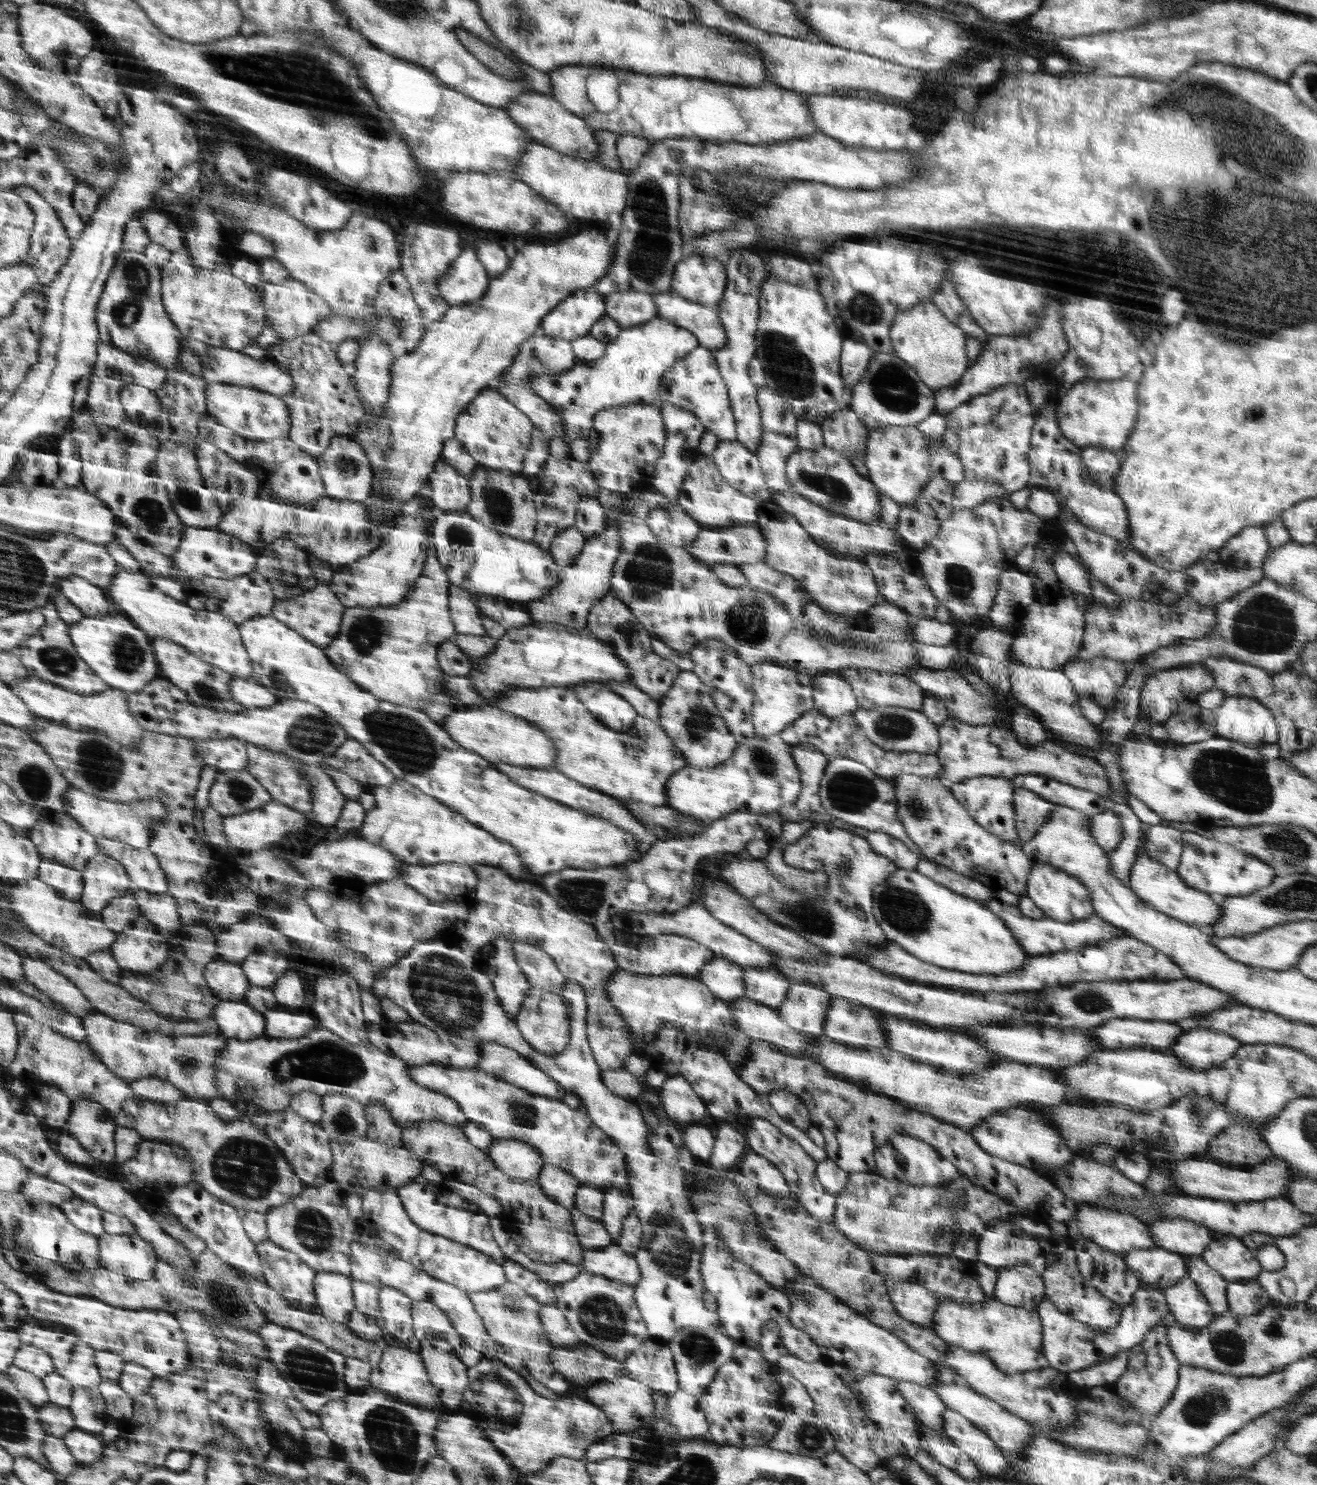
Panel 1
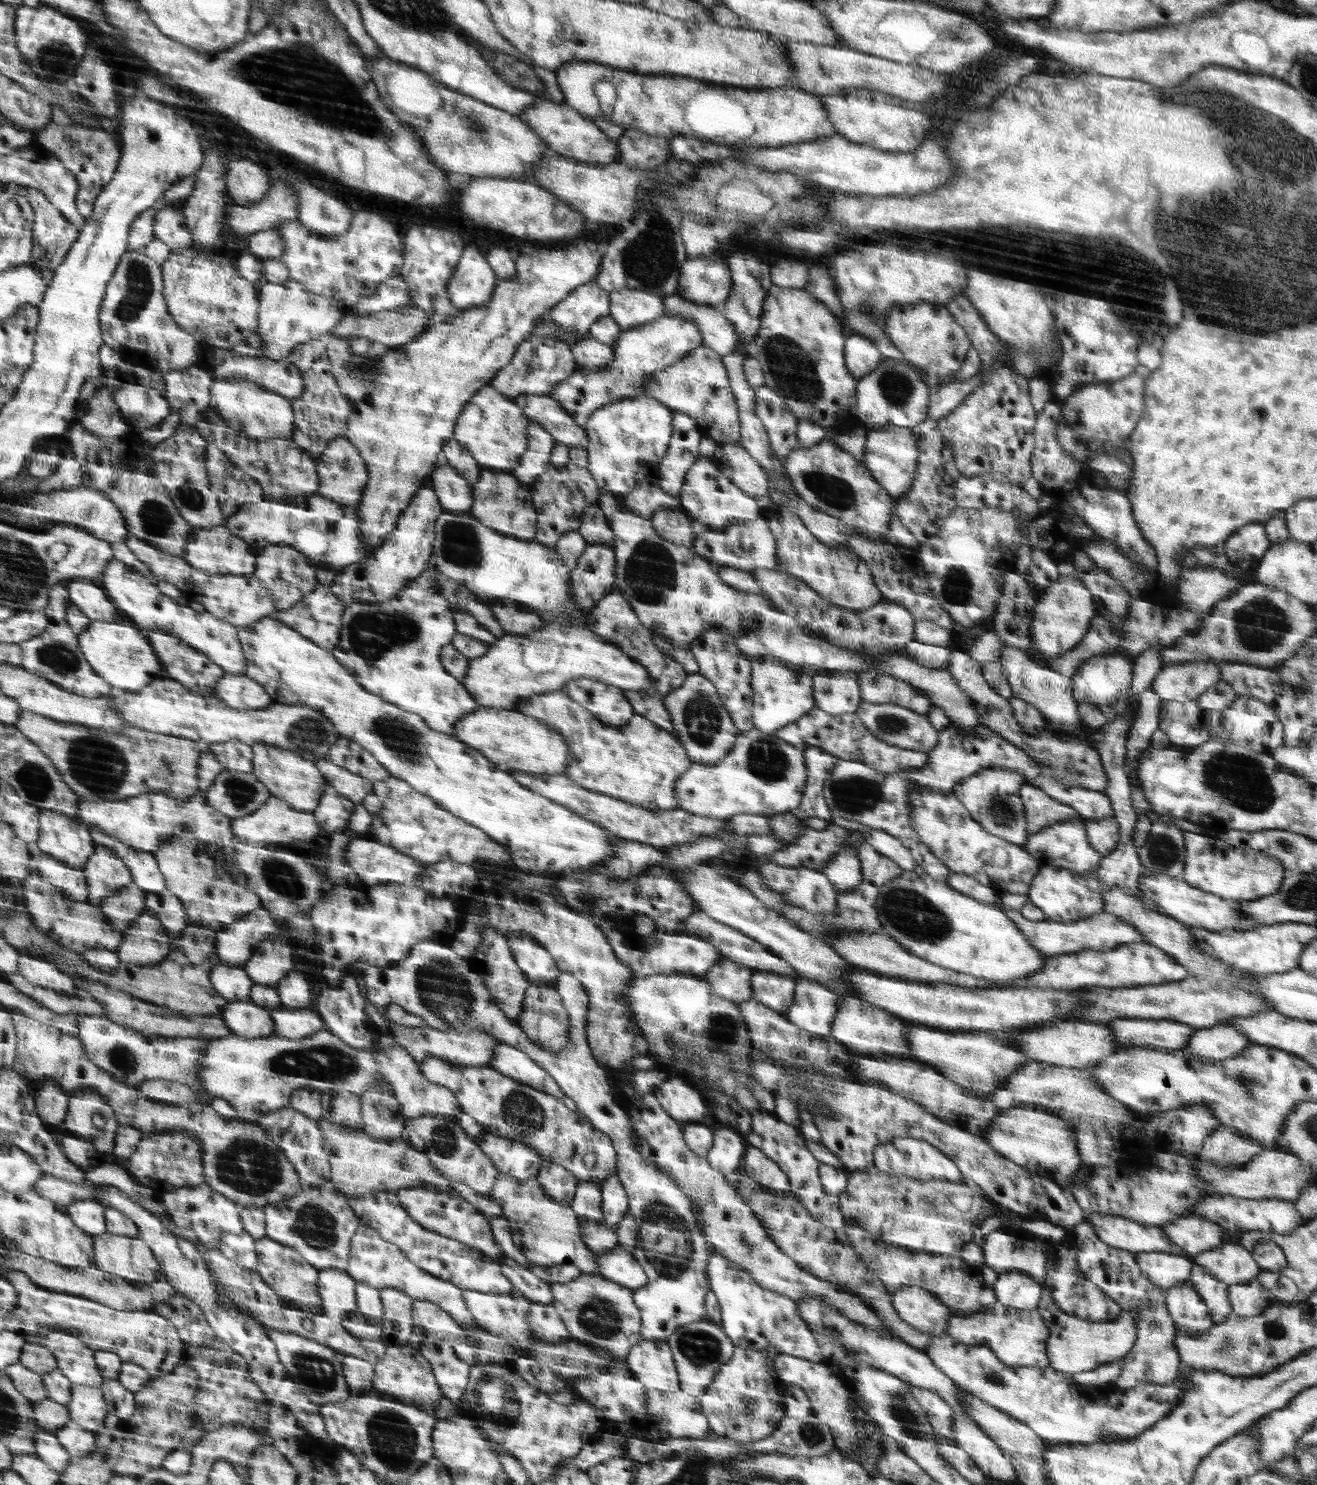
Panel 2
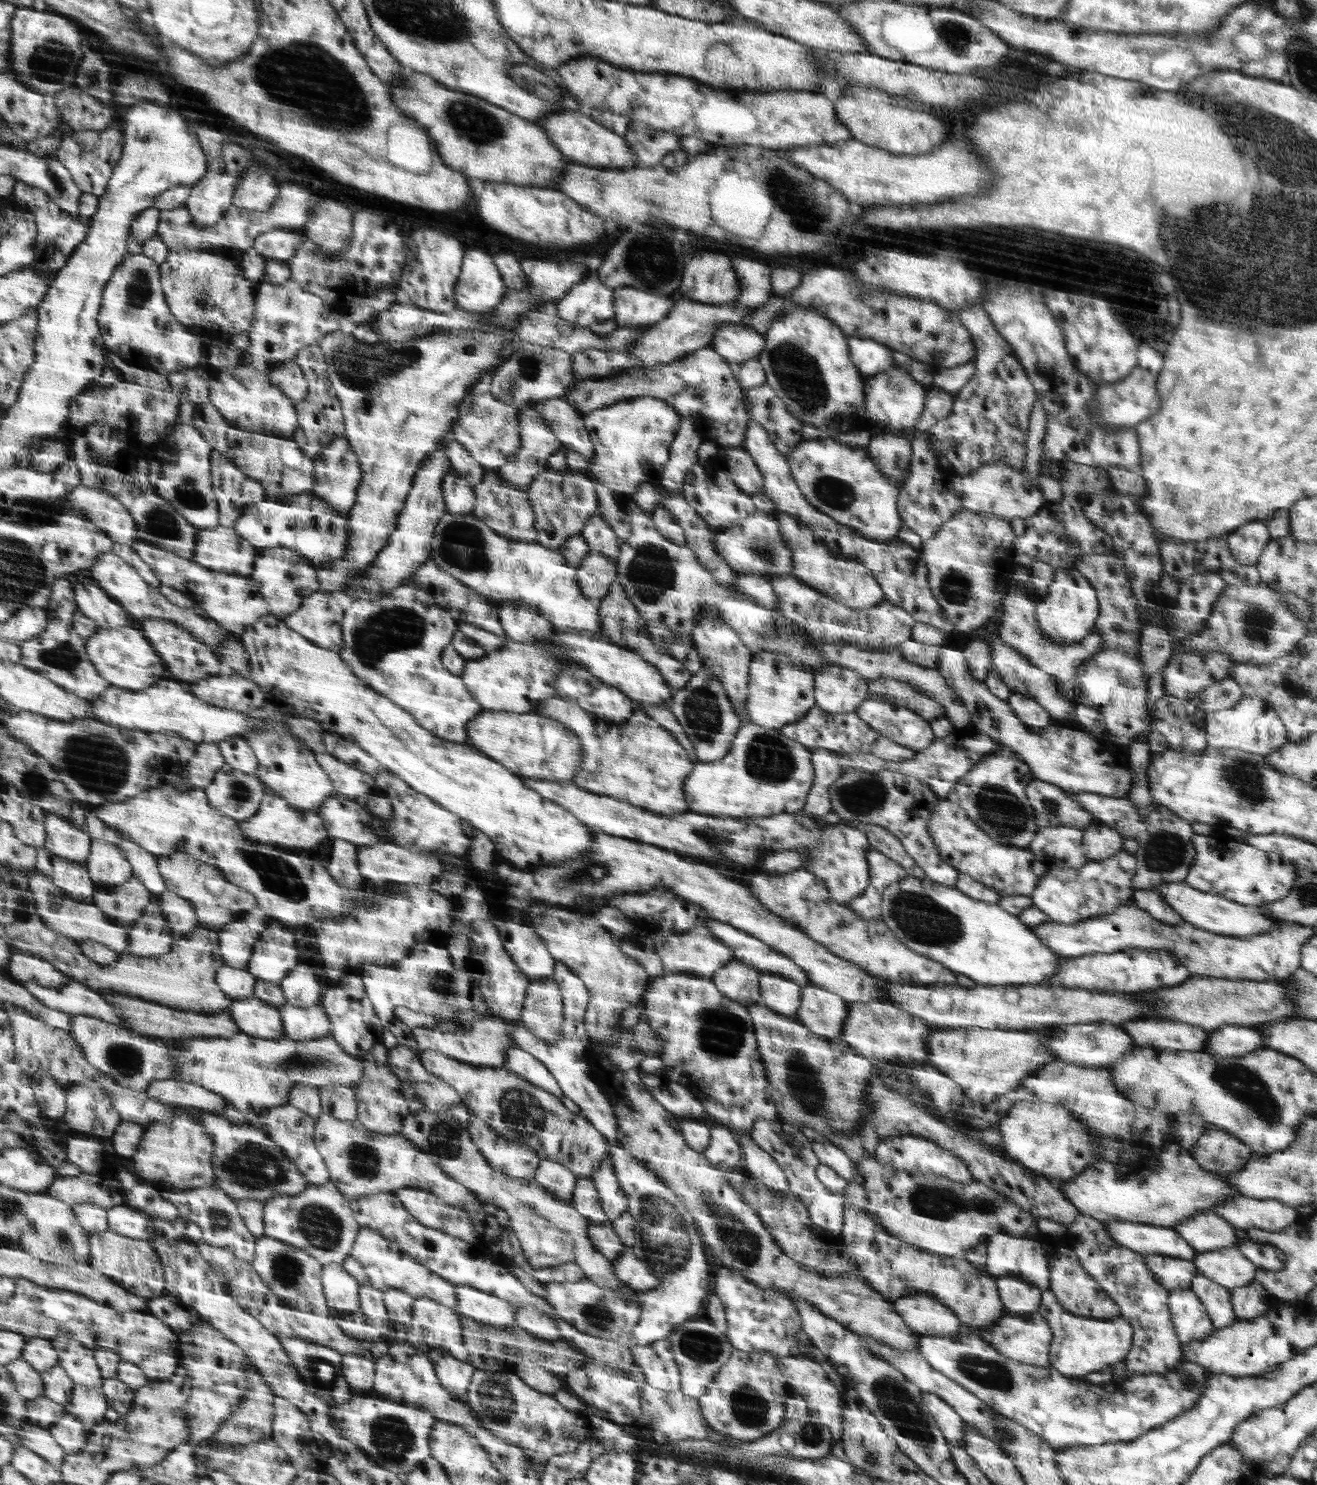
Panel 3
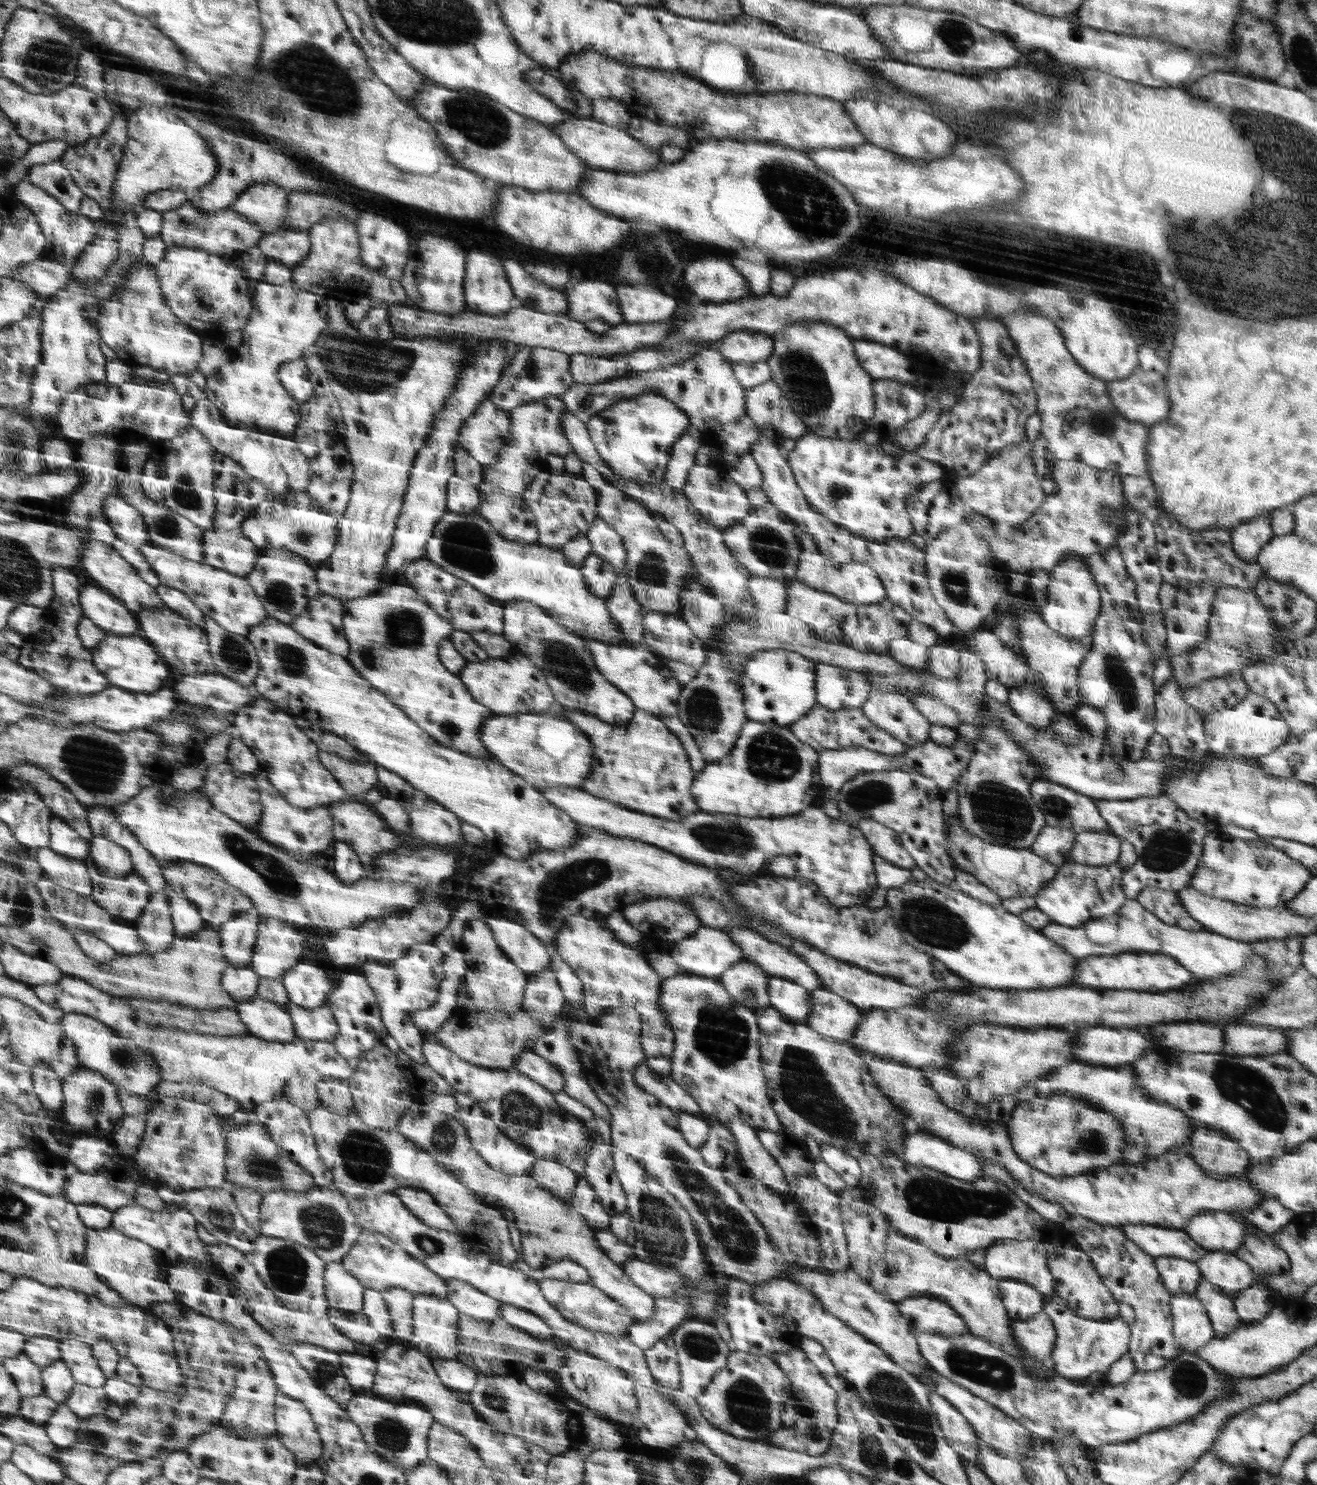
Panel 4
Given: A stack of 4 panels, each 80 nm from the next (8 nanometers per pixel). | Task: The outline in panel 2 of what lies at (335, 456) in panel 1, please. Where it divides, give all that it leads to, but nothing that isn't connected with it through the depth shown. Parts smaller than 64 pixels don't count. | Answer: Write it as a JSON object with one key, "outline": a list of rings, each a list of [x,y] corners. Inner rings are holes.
{"outline":[[[345,436],[335,438],[329,442],[329,446],[316,458],[320,485],[318,494],[331,501],[346,506],[357,505],[368,482],[367,468],[357,446],[354,446]]]}

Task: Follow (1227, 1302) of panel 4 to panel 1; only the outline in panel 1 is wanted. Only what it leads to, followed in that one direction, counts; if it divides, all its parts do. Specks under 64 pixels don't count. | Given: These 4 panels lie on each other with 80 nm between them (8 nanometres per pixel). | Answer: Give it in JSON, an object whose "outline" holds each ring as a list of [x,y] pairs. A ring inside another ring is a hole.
{"outline":[[[1187,1255],[1186,1261],[1187,1275],[1206,1297],[1215,1318],[1228,1311],[1227,1280],[1217,1270],[1208,1266],[1201,1255]]]}

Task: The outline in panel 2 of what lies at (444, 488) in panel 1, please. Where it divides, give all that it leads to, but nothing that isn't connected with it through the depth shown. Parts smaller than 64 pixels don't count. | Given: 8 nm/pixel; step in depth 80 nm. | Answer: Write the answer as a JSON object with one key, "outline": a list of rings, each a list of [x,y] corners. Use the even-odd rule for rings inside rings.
{"outline":[[[450,465],[436,467],[431,474],[433,489],[448,513],[467,512],[473,506],[473,485]]]}

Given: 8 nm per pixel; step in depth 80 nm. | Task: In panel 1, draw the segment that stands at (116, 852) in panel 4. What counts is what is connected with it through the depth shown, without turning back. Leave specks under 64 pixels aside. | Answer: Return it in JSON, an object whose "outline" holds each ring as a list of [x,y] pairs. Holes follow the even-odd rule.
{"outline":[[[105,852],[90,861],[84,875],[86,898],[80,901],[95,914],[104,913],[113,899],[123,897],[134,887],[125,863]]]}

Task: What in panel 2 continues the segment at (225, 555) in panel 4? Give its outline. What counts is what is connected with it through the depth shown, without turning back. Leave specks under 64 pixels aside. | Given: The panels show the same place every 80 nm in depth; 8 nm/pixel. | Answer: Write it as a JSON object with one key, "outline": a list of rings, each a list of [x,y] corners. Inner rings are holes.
{"outline":[[[223,525],[212,529],[196,528],[184,558],[190,565],[212,574],[248,575],[255,572],[257,553],[244,539],[238,538]]]}

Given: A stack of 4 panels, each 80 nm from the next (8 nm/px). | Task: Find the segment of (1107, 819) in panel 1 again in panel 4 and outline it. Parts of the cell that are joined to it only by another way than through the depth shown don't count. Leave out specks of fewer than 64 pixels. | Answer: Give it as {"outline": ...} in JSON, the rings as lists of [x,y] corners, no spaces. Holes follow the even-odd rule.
{"outline":[[[1110,831],[1075,833],[1075,844],[1068,863],[1090,866],[1109,865],[1118,861],[1121,840]]]}

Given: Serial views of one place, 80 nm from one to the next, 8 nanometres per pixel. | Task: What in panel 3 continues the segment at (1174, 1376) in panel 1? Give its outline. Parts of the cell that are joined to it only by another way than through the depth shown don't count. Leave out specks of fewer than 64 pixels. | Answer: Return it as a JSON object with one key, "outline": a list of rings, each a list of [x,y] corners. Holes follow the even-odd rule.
{"outline":[[[1080,1214],[1077,1220],[1067,1226],[1067,1230],[1075,1236],[1072,1249],[1078,1257],[1080,1266],[1119,1306],[1121,1317],[1132,1324],[1134,1330],[1133,1346],[1129,1350],[1128,1356],[1124,1358],[1125,1366],[1128,1366],[1128,1376],[1126,1378],[1135,1374],[1166,1374],[1174,1370],[1182,1357],[1182,1343],[1174,1330],[1171,1312],[1169,1311],[1169,1291],[1158,1283],[1154,1273],[1145,1265],[1145,1255],[1134,1252],[1125,1246],[1120,1246],[1107,1233],[1104,1221],[1096,1220],[1085,1214]]]}

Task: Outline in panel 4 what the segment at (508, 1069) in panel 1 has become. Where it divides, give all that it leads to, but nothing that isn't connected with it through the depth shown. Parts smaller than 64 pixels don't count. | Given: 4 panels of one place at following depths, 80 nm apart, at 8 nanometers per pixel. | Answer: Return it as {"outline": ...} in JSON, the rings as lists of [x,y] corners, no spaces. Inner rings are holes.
{"outline":[[[526,1052],[518,1057],[515,1070],[528,1075],[534,1082],[540,1083],[546,1090],[553,1092],[561,1092],[566,1088],[566,1076],[562,1075],[562,1071],[556,1070],[554,1064],[542,1058],[540,1055]]]}

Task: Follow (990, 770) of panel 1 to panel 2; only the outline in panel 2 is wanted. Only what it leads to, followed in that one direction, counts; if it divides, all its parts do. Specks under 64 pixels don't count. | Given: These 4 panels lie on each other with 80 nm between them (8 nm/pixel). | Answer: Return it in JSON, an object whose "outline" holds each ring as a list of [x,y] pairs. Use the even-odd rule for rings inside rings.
{"outline":[[[950,723],[939,732],[937,745],[927,753],[927,763],[922,768],[907,768],[900,774],[914,779],[929,789],[950,794],[953,788],[971,774],[1003,766],[1008,770],[1023,772],[1027,778],[1037,777],[1043,766],[1027,752],[1021,751],[1015,744],[1008,742],[998,733],[978,724],[975,728],[963,727]]]}

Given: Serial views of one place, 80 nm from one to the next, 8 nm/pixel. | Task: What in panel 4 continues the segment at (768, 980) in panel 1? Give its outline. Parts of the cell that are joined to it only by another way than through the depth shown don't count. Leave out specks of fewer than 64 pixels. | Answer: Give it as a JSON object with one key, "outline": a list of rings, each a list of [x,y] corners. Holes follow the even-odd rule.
{"outline":[[[770,976],[768,985],[770,1007],[780,1011],[790,1020],[802,1022],[808,1020],[812,1012],[810,990],[794,981],[775,976]]]}

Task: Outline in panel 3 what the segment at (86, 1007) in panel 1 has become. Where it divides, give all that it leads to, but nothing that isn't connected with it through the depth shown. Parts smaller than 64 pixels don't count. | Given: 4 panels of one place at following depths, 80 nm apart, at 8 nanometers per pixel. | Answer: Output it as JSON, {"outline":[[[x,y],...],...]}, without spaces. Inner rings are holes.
{"outline":[[[14,950],[7,973],[20,981],[38,983],[44,986],[62,988],[68,986],[72,978],[63,970],[58,970],[52,962]]]}

